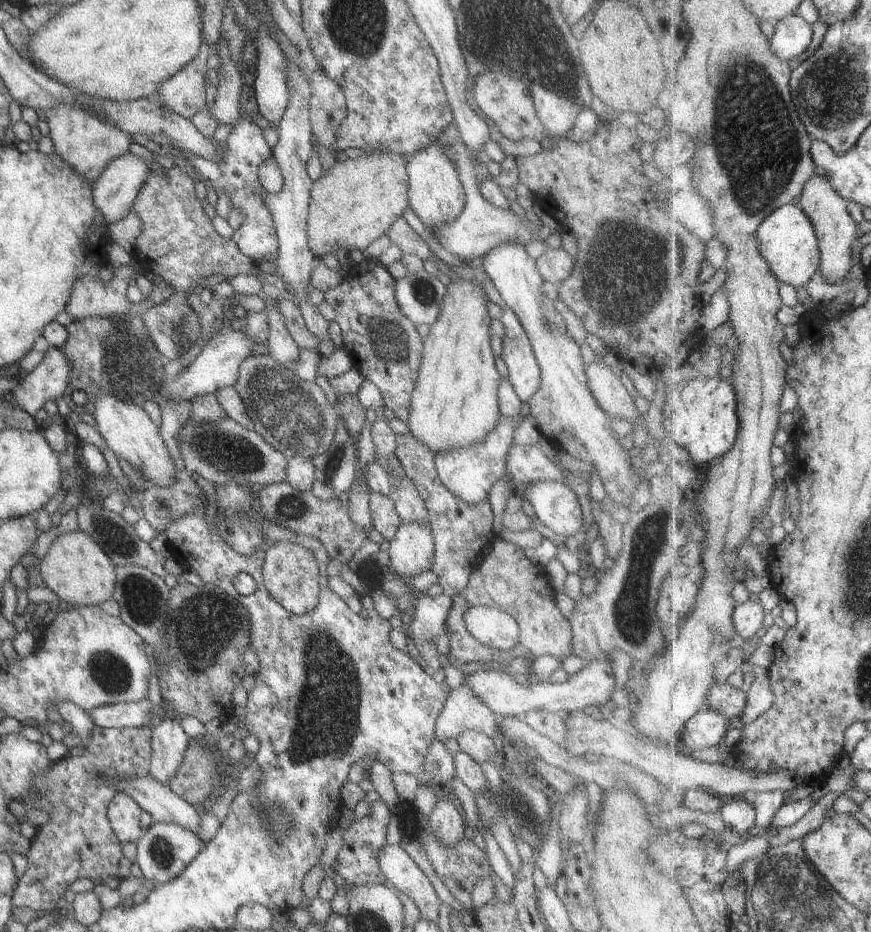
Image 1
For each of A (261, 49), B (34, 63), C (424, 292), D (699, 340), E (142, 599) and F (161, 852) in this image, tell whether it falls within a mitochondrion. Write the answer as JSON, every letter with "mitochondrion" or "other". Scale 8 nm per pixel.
{"A":"other","B":"other","C":"mitochondrion","D":"other","E":"mitochondrion","F":"mitochondrion"}

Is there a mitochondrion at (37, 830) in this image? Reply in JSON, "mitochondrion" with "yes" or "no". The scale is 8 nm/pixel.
{"mitochondrion":"no"}

